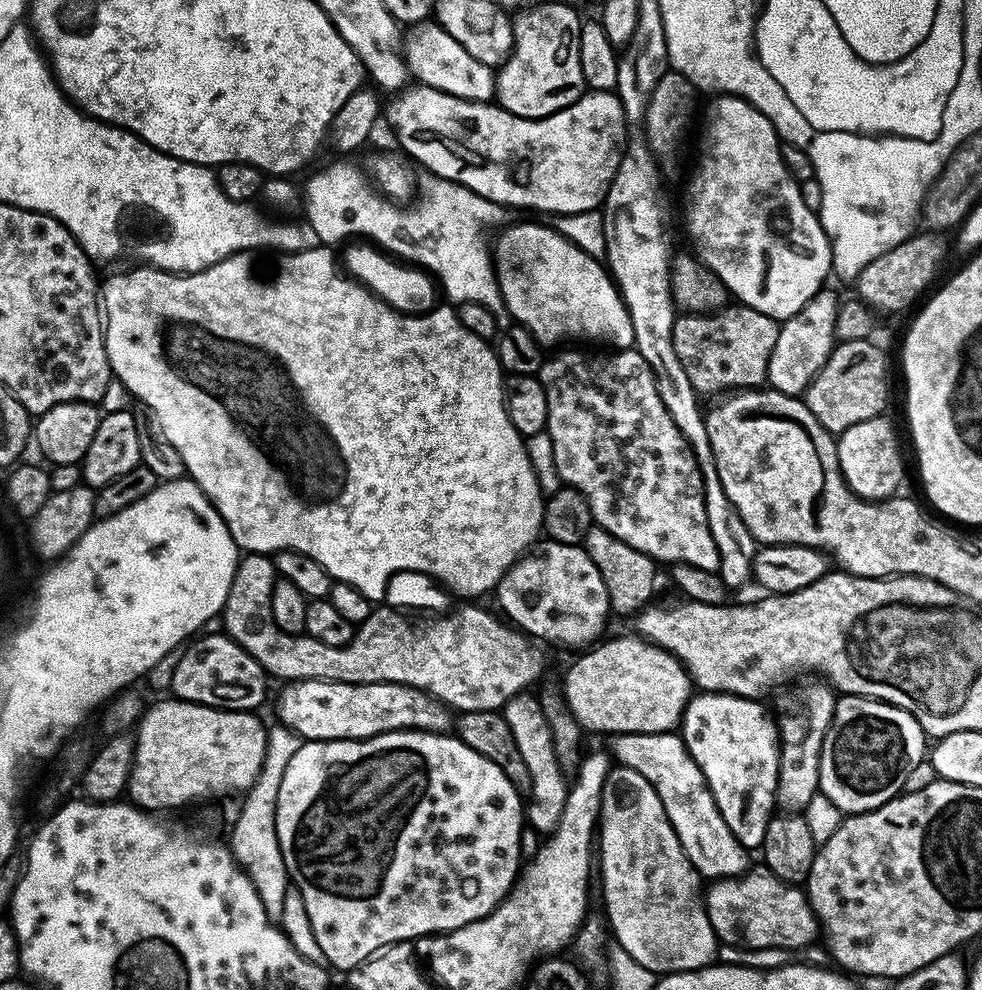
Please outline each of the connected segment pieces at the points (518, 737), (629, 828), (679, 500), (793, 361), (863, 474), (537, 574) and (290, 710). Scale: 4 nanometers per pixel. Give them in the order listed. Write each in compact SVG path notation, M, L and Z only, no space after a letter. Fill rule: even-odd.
M532 694L515 696L504 704L502 715L514 736L514 742L517 743L518 753L526 764L526 770L530 772L532 790L528 801L532 801L529 804L527 801L526 804L527 823L537 833L551 834L562 818L562 806L566 806L569 783L566 781L565 771L560 769L558 758L555 757L554 742L551 740L548 722L540 708L540 701Z
M613 767L602 786L598 821L598 876L599 872L604 912L608 915L607 927L611 935L612 932L616 935L618 948L634 962L640 963L646 970L667 974L696 972L709 967L717 959L718 941L702 903L702 877L682 850L682 842L678 842L678 834L674 834L674 826L670 826L670 818L666 818L662 798L658 798L654 786L650 786L638 770Z
M560 350L557 356L548 356L545 359L544 365L540 367L538 378L544 384L545 390L548 391L548 426L547 433L550 436L551 442L553 442L554 448L554 462L557 466L558 474L561 481L567 487L578 490L586 498L586 502L590 506L592 511L592 518L595 527L605 528L610 534L614 534L614 538L622 538L622 542L626 542L626 546L634 546L634 550L642 550L642 554L646 554L652 560L659 562L661 565L671 566L674 564L689 564L690 566L697 568L698 570L706 570L707 572L717 571L720 567L720 555L718 554L718 546L714 546L714 538L710 534L710 526L708 525L708 519L706 518L706 502L704 501L704 479L700 473L700 467L696 461L696 456L692 453L692 447L686 442L686 438L682 434L682 430L678 430L678 426L674 426L674 418L670 418L670 410L666 410L666 406L662 402L662 394L658 392L658 386L656 385L656 378L652 373L652 367L646 362L646 358L642 358L642 354L635 350L612 350L609 356L595 356L592 352L564 352L568 350Z
M822 290L798 314L780 324L778 342L774 346L774 354L770 356L767 383L775 391L787 396L800 396L807 393L808 385L819 374L822 366L836 347L836 319L842 303L841 297L836 297L829 290Z
M881 414L866 422L858 422L839 433L836 453L849 490L859 499L879 502L897 495L896 487L904 476L904 460L900 457L900 444L896 441L896 428Z
M555 542L545 545L541 552L533 551L517 560L500 579L494 589L494 597L500 603L499 611L518 626L519 631L537 641L549 640L564 648L583 649L605 635L604 623L610 617L602 574L598 574L598 566L590 562L583 547Z
M297 680L280 696L276 712L279 723L309 740L365 740L383 732L415 730L447 733L454 716L445 705L426 692L405 684L347 684L329 680Z

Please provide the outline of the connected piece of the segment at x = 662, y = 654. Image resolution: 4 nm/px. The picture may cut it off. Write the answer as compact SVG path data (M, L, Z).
M635 634L616 636L613 640L605 639L589 647L572 665L564 676L562 693L567 708L580 727L589 732L608 732L607 734L658 734L671 732L684 719L688 701L694 695L694 685L688 678L688 671L683 664L671 656L664 648L641 640Z

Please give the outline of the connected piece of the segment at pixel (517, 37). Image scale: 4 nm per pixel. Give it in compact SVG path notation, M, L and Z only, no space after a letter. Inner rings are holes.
M536 4L517 11L512 20L512 46L495 73L495 99L510 114L540 120L583 96L586 85L578 62L582 16L568 4Z

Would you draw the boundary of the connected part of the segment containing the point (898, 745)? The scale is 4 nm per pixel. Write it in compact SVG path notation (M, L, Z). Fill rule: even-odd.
M841 695L836 701L834 718L830 722L830 726L826 730L826 738L822 742L822 754L820 755L820 765L818 766L818 774L820 775L819 795L830 798L830 802L834 802L834 806L838 806L838 810L841 814L855 814L858 812L869 812L870 810L874 810L878 806L882 806L886 801L892 800L905 791L906 785L904 785L904 783L911 778L912 771L914 771L923 760L925 763L926 753L929 751L929 748L930 744L926 739L924 727L906 710L902 710L893 704L883 704L880 700L869 700L866 696Z

